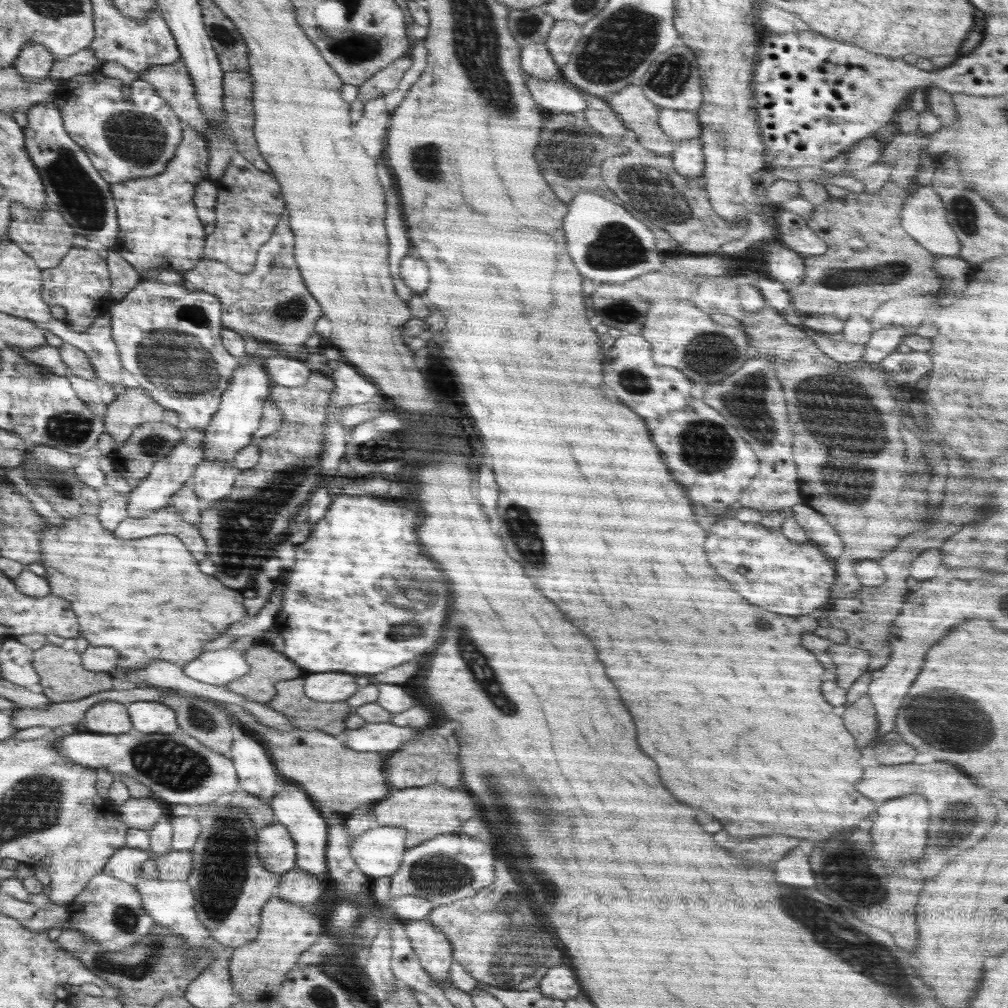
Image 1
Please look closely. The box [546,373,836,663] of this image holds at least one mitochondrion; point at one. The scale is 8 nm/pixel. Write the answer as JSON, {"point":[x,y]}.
{"point":[707,446]}

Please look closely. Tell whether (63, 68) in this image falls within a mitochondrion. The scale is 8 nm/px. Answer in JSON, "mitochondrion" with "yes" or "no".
{"mitochondrion":"no"}

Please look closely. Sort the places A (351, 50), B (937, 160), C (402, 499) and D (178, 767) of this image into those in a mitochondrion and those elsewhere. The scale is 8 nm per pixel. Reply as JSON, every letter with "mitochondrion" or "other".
{"A":"mitochondrion","B":"other","C":"other","D":"mitochondrion"}

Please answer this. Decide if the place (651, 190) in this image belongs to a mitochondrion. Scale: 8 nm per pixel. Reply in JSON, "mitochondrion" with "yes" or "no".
{"mitochondrion":"yes"}

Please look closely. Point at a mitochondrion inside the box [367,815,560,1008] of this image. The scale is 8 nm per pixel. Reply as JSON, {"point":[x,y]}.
{"point":[518,949]}

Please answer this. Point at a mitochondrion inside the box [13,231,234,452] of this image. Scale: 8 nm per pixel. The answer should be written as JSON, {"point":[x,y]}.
{"point":[173,360]}

